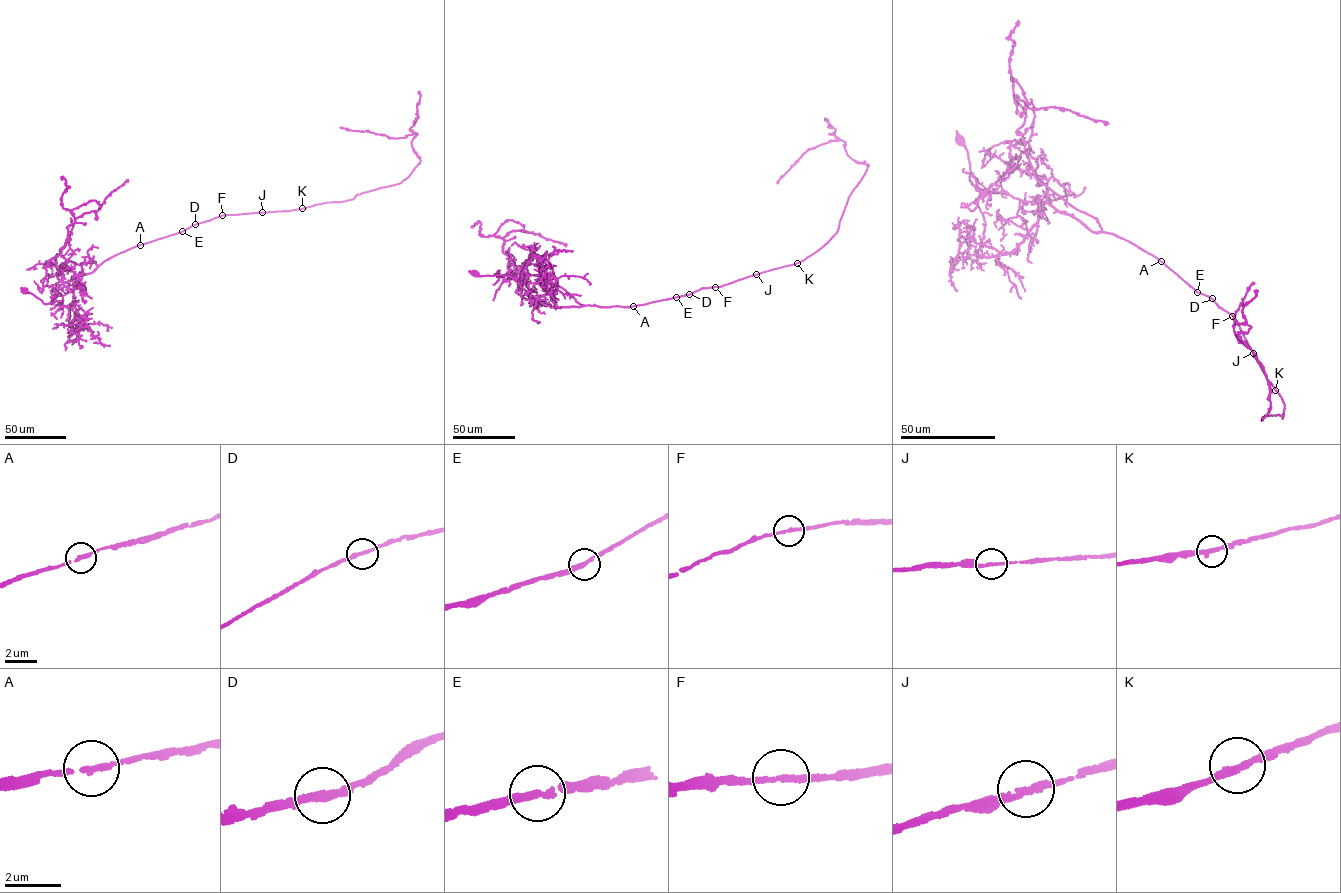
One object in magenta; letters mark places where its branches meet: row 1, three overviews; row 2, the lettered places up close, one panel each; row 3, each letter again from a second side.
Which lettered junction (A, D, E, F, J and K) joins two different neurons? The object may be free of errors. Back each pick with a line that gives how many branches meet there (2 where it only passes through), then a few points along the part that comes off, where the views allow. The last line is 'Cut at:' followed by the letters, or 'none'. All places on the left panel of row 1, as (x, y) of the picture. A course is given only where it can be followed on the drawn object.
Cut at: none

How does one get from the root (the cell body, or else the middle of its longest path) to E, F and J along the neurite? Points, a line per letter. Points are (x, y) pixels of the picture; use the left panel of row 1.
E: (24, 290), (49, 303), (64, 283), (93, 271), (111, 257), (182, 231)
F: (24, 290), (49, 303), (64, 283), (93, 271), (111, 257), (222, 215)
J: (24, 290), (49, 303), (64, 283), (93, 271), (106, 260), (134, 246), (221, 215), (262, 212)

